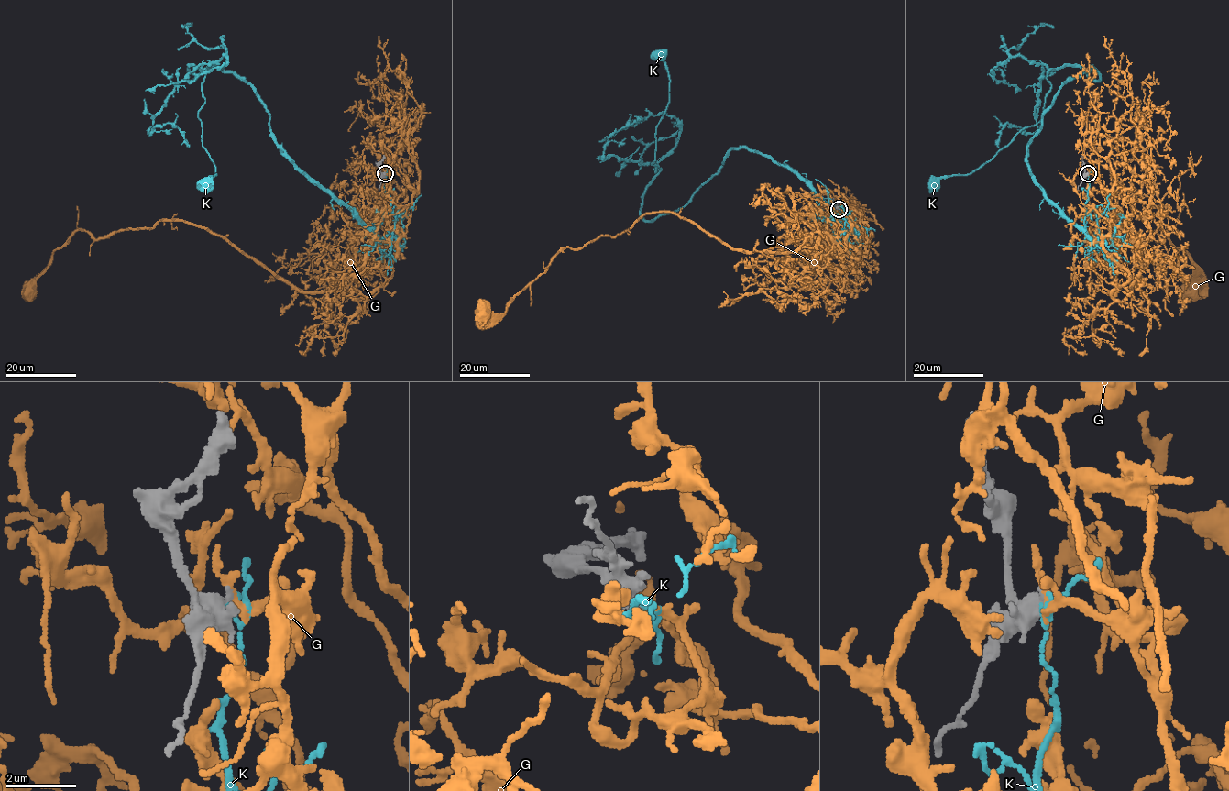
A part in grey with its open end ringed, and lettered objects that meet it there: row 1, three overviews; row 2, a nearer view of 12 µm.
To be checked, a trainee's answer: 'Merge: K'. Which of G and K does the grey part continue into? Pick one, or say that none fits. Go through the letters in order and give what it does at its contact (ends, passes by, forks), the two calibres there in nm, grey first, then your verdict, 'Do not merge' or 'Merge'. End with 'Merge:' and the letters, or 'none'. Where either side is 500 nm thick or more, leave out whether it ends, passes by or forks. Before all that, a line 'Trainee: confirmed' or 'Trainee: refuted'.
Trainee: refuted
G: It passes by. Thickness 420 nm (grey) against 200 nm. Merge
K: It passes by. Thickness 440 nm (grey) against 70 nm. Do not merge
Merge: G

